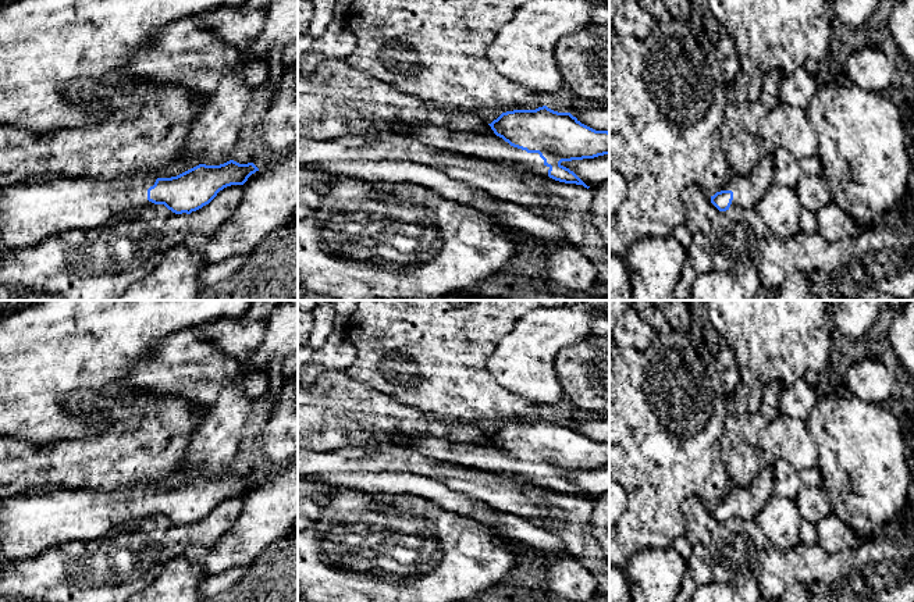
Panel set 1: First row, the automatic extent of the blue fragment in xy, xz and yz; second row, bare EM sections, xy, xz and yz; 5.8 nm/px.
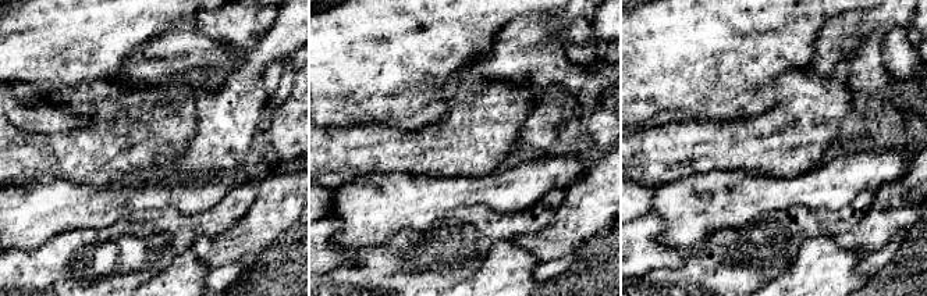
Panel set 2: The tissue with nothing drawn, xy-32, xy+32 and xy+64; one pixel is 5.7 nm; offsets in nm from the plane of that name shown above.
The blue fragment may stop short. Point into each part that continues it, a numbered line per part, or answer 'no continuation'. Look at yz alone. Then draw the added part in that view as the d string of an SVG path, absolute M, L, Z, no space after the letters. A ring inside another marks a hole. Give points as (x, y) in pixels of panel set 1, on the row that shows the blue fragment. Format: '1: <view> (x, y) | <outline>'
1: yz (747, 191) | M767 152L747 177L730 174L726 185L721 190L732 190L733 200L729 210L750 209L764 196L765 190L773 184L773 156ZM718 190L718 192L721 192Z

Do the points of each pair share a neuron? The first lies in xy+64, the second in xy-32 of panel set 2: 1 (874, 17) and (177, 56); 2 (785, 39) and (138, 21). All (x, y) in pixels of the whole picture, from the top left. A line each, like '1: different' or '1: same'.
1: same
2: same

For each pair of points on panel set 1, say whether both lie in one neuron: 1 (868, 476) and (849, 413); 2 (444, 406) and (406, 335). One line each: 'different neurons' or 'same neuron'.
1: same neuron
2: same neuron

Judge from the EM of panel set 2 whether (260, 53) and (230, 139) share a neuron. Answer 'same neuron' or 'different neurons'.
same neuron

